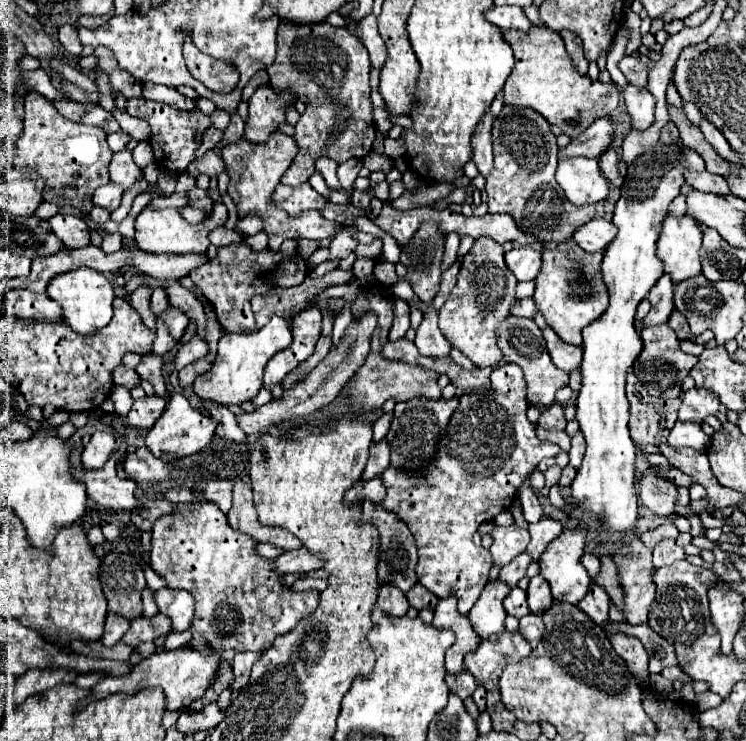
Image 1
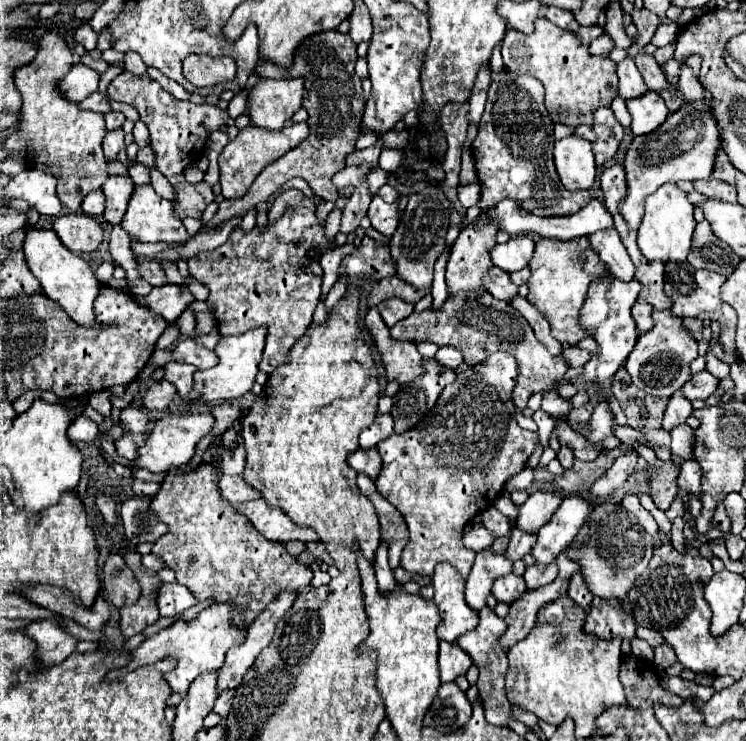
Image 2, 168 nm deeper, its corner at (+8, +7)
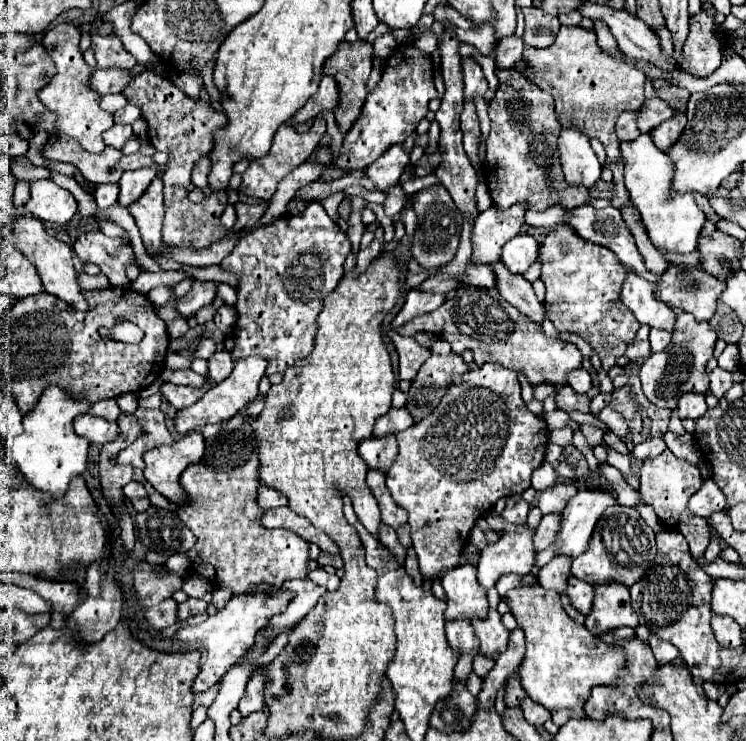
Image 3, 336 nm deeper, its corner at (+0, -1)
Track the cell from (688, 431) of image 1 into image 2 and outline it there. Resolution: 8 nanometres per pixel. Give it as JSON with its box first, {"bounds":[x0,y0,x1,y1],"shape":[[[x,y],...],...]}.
{"bounds":[663,392,691,432],"shape":[[[675,392],[667,404],[667,410],[663,414],[663,430],[671,432],[673,428],[685,424],[685,420],[691,416],[691,402],[683,398],[681,392]]]}

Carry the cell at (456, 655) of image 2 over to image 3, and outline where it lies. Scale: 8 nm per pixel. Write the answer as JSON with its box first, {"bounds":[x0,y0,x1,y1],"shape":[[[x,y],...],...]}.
{"bounds":[445,620,479,654],"shape":[[[449,620],[445,630],[447,630],[449,644],[453,648],[457,648],[461,654],[467,654],[467,652],[479,654],[479,640],[477,640],[469,620]]]}

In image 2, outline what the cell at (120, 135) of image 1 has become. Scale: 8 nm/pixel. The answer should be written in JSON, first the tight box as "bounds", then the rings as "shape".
{"bounds":[105,112,125,132],"shape":[[[107,112],[105,114],[105,126],[107,126],[109,132],[115,130],[115,128],[121,128],[123,122],[125,122],[125,116],[121,112]]]}

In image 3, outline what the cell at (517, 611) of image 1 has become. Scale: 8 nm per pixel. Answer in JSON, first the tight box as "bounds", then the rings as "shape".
{"bounds":[497,574,537,598],"shape":[[[505,574],[497,580],[497,590],[499,590],[499,596],[503,598],[507,594],[507,590],[513,590],[513,588],[521,588],[521,586],[531,586],[531,584],[537,584],[537,576],[533,574],[527,574],[527,576],[515,576],[515,574]]]}

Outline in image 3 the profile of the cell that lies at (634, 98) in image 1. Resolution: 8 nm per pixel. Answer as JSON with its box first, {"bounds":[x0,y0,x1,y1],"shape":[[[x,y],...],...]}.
{"bounds":[651,114,687,152],"shape":[[[673,114],[671,120],[663,122],[661,126],[657,126],[657,128],[651,132],[651,138],[653,138],[653,142],[655,142],[663,152],[667,152],[667,150],[671,150],[671,146],[675,144],[675,140],[679,140],[679,136],[681,136],[681,132],[685,130],[685,126],[687,126],[685,114]]]}

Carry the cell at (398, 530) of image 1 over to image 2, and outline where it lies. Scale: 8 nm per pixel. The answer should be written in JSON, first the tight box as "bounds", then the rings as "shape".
{"bounds":[357,474,409,570],"shape":[[[359,474],[357,486],[363,492],[363,496],[367,496],[373,502],[373,506],[377,510],[379,524],[381,524],[381,536],[389,542],[389,564],[391,564],[391,570],[395,570],[395,568],[399,568],[401,552],[403,552],[403,548],[407,546],[407,540],[409,540],[407,524],[405,524],[401,512],[377,492],[373,480]]]}

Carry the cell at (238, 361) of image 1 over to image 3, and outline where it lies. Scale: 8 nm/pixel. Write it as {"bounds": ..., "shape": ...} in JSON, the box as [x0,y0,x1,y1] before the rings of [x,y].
{"bounds":[175,356,267,434],"shape":[[[249,356],[249,358],[237,360],[229,378],[225,378],[215,388],[211,388],[199,402],[195,402],[193,406],[183,408],[183,410],[179,410],[175,414],[175,430],[179,434],[187,434],[195,426],[219,424],[219,422],[231,420],[241,408],[245,408],[249,402],[253,402],[257,398],[257,394],[259,394],[257,392],[257,384],[265,376],[265,368],[267,368],[267,360],[265,358],[259,358],[259,356]]]}

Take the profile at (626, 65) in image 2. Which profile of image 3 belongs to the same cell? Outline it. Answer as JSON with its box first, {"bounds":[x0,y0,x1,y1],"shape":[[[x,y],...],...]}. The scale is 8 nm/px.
{"bounds":[637,98,673,134],"shape":[[[651,98],[651,100],[645,100],[641,112],[639,112],[639,118],[637,118],[637,124],[639,124],[639,130],[643,134],[649,134],[651,130],[655,130],[663,120],[669,120],[673,116],[673,108],[669,108],[663,100],[659,98]]]}

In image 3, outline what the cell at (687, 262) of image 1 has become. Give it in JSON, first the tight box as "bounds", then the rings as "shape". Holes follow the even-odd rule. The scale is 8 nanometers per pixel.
{"bounds":[619,134,705,254],"shape":[[[641,134],[633,142],[619,144],[623,166],[625,166],[625,186],[631,194],[631,202],[641,214],[643,224],[647,226],[647,234],[657,248],[687,254],[697,246],[697,236],[705,222],[703,212],[695,204],[693,194],[675,194],[671,196],[671,180],[673,180],[673,160],[661,152],[649,134]],[[669,170],[669,172],[667,172]]]}

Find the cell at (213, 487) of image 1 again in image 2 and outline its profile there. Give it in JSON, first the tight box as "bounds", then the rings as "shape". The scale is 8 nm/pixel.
{"bounds":[219,474,259,504],"shape":[[[223,474],[219,478],[219,492],[231,504],[259,498],[259,492],[255,492],[251,486],[247,486],[241,476],[225,476]]]}

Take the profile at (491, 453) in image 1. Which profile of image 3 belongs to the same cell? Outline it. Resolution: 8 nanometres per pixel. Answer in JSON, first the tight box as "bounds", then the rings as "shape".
{"bounds":[387,364,549,578],"shape":[[[483,364],[467,374],[455,374],[435,412],[395,436],[399,454],[387,472],[387,488],[395,502],[409,512],[411,540],[421,574],[433,578],[461,564],[461,548],[467,544],[469,530],[483,512],[489,512],[497,500],[521,494],[531,486],[533,470],[545,460],[549,428],[541,416],[535,416],[523,404],[515,370]]]}

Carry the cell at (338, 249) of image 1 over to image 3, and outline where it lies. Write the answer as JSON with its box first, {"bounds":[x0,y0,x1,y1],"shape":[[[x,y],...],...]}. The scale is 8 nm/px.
{"bounds":[367,144,409,192],"shape":[[[395,144],[395,148],[387,148],[379,160],[375,160],[371,166],[367,166],[367,176],[375,182],[379,192],[385,192],[391,184],[399,182],[399,176],[409,164],[409,150],[403,148],[403,144]]]}

